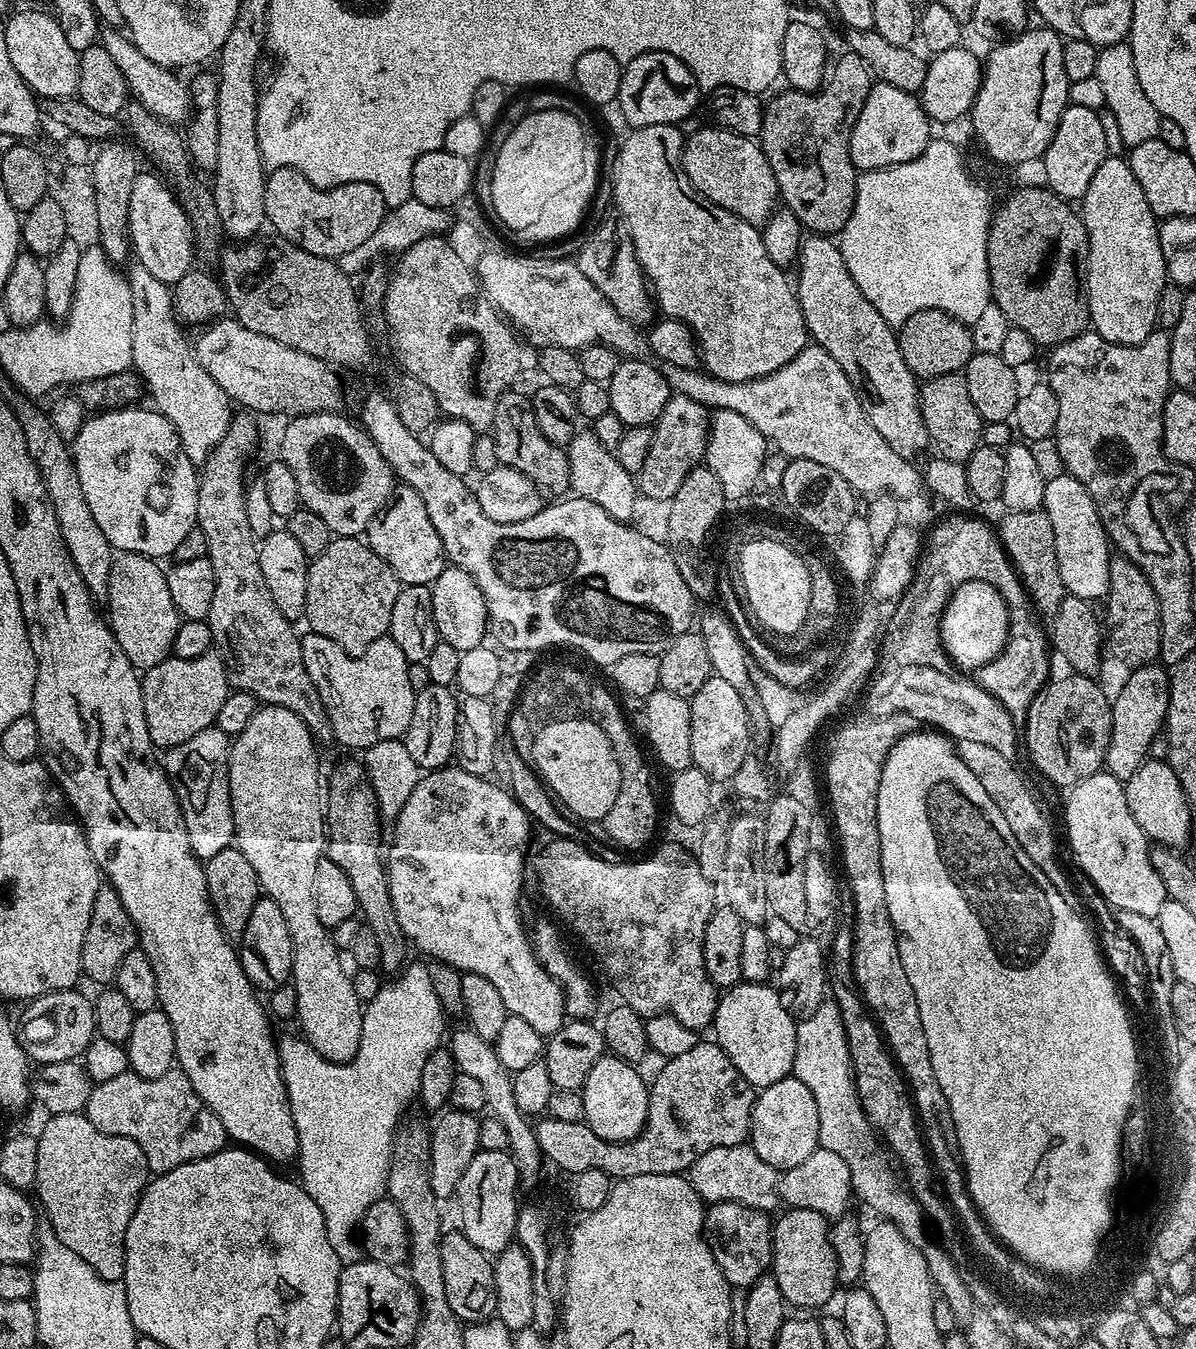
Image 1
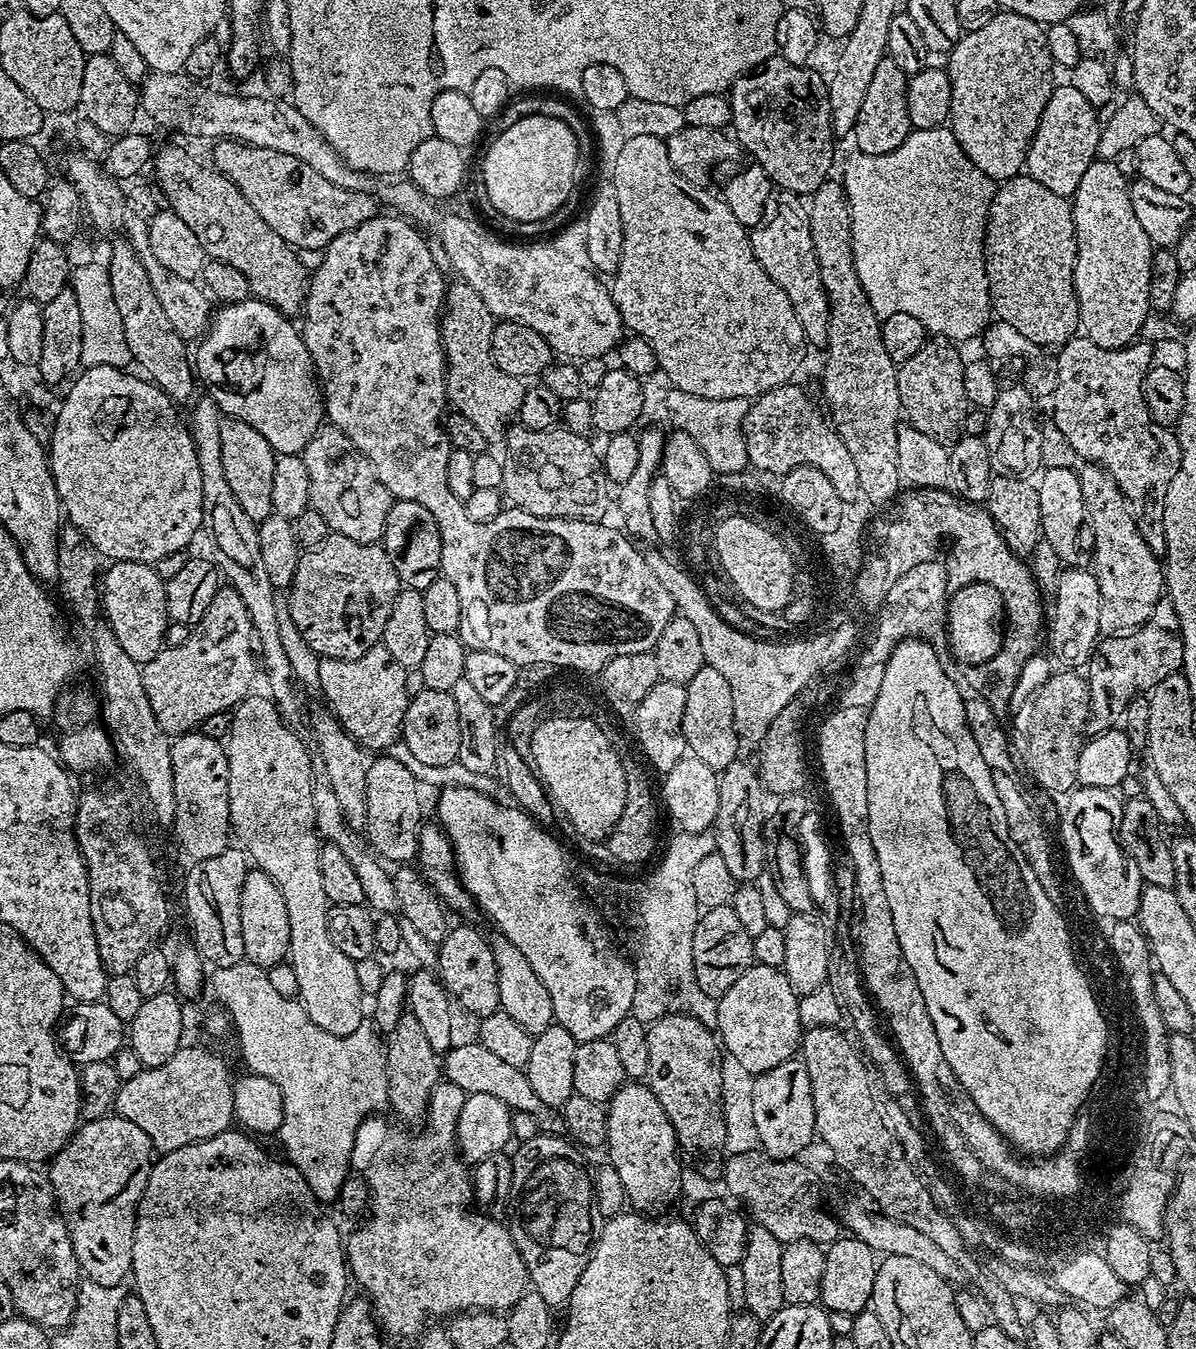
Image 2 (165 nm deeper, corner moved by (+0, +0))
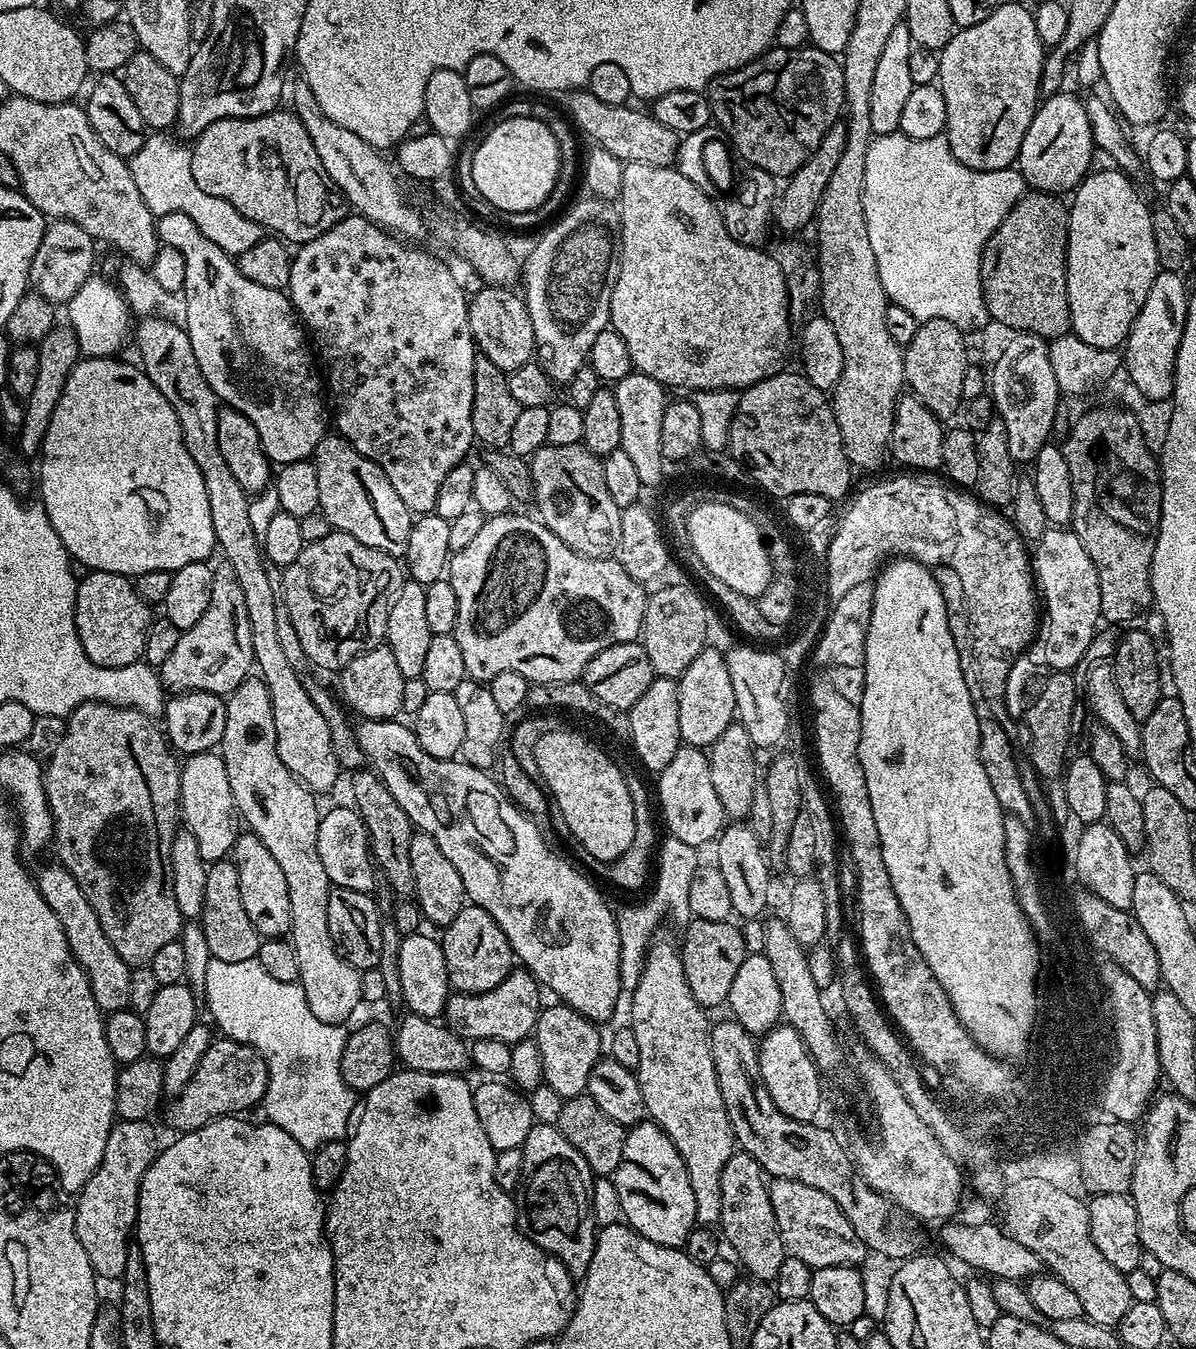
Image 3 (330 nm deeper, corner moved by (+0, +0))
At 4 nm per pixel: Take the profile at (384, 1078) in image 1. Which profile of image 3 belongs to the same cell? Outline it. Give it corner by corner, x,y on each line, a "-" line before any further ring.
209,959
208,965
204,968
204,996
202,992
202,1000
208,1003
208,1012
212,1015
212,1020
221,1028
223,1035
229,1040
237,1040
239,1044
250,1046
258,1052
264,1060
264,1064
268,1068
268,1085
266,1086
266,1094
262,1101
262,1109
266,1115
267,1123
278,1126
282,1130
286,1130
286,1134
290,1134
290,1138
294,1138
294,1142
298,1142
298,1146
302,1146
306,1150
315,1150
329,1144
335,1140
344,1140
350,1131
352,1122
352,1111
356,1109
358,1103
357,1093
353,1092
350,1086
346,1086
346,1082
342,1078
342,1070
340,1063
342,1062
342,1050
344,1043
348,1040
348,1032
341,1025
327,1024
318,1018
314,1018
314,1014
310,1014
310,1006
306,1002
306,994
301,990
299,983
291,984
290,982
278,982
271,974
266,974
266,970
262,970
262,966
255,960
247,960
246,962
222,962
221,960

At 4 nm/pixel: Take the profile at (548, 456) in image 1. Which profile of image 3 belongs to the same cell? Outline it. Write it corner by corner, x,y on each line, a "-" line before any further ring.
547,443
530,457
532,477
534,478
534,505
540,513
539,519
551,530
570,550
595,560
608,558
619,549
622,534
622,518
620,508
614,506
614,498
606,491
606,481
602,475
601,457
595,456
583,443
570,446
554,446

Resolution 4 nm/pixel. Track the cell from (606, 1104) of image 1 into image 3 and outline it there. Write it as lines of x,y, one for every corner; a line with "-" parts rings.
641,1122
633,1124
624,1133
622,1146
622,1162
618,1162
618,1170
614,1173
618,1202
623,1219
642,1238
667,1248
685,1247
688,1235
697,1227
694,1210
694,1190
690,1190
690,1178
686,1174
686,1166
670,1138
656,1124

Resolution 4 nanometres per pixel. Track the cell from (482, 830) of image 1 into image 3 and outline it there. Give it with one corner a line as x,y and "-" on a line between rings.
514,970
494,990
479,994
452,994
444,1007
443,1019
453,1032
466,1042
494,1038
498,1042
515,1045
527,1041
535,1033
536,1020
540,1017
541,985
537,984
531,972

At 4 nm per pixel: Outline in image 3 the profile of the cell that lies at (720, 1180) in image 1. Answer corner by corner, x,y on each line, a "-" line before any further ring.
778,1179
769,1183
768,1193
787,1255
802,1258
802,1262
814,1270
826,1266
863,1265
864,1255
869,1255
870,1250
862,1238
854,1234
854,1226
850,1226
846,1214
842,1214
838,1202
834,1202
830,1194
822,1194
822,1190
814,1190
814,1186
806,1186
803,1182

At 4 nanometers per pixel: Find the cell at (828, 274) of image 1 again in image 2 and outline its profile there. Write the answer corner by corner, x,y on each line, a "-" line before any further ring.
781,191
780,205
776,213
769,215
759,227
753,227
750,235
754,258
786,290
786,298
790,298
790,306
794,306
794,314
798,314
798,322
802,322
805,341
809,345
828,343
828,296
824,292
822,274
818,268
818,258
814,254
814,238
810,230
810,214
808,204
797,193

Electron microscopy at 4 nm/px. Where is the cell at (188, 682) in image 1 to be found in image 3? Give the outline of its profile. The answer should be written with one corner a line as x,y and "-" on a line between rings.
227,562
217,563
212,569
210,582
210,606
206,614
198,618
192,628
185,628
178,638
178,646
170,653
170,658
158,666
160,680
165,689
178,692
209,692
215,696
227,697
241,682
249,679
253,671
252,647
250,646
250,618
246,614
246,597
242,595
242,585
234,574
234,566

